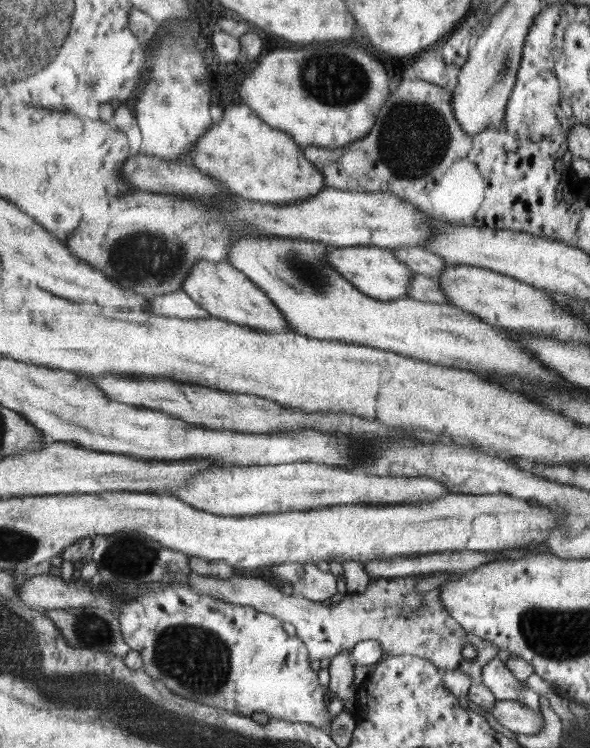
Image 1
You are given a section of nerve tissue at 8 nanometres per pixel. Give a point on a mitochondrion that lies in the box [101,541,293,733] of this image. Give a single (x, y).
(198, 660)

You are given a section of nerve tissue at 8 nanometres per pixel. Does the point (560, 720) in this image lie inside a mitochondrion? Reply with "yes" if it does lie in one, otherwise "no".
no

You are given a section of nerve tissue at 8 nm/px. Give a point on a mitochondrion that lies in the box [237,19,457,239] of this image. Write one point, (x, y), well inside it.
(411, 137)

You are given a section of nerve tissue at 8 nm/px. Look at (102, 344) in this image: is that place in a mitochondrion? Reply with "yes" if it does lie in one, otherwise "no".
no

